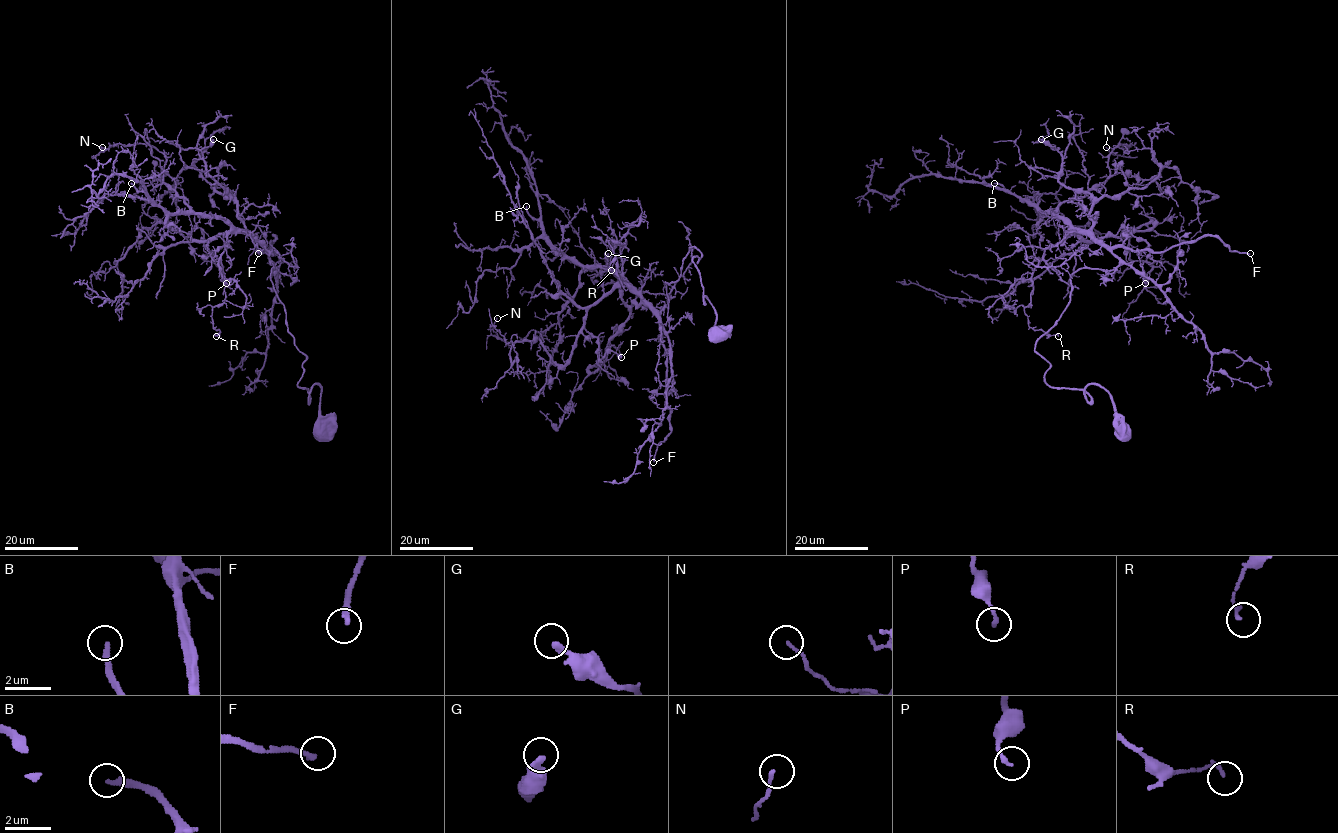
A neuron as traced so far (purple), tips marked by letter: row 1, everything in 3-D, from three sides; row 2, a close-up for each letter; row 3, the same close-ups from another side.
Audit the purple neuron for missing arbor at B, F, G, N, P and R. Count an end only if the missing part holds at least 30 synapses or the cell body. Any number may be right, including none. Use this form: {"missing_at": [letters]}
{"missing_at": ["B", "F"]}

